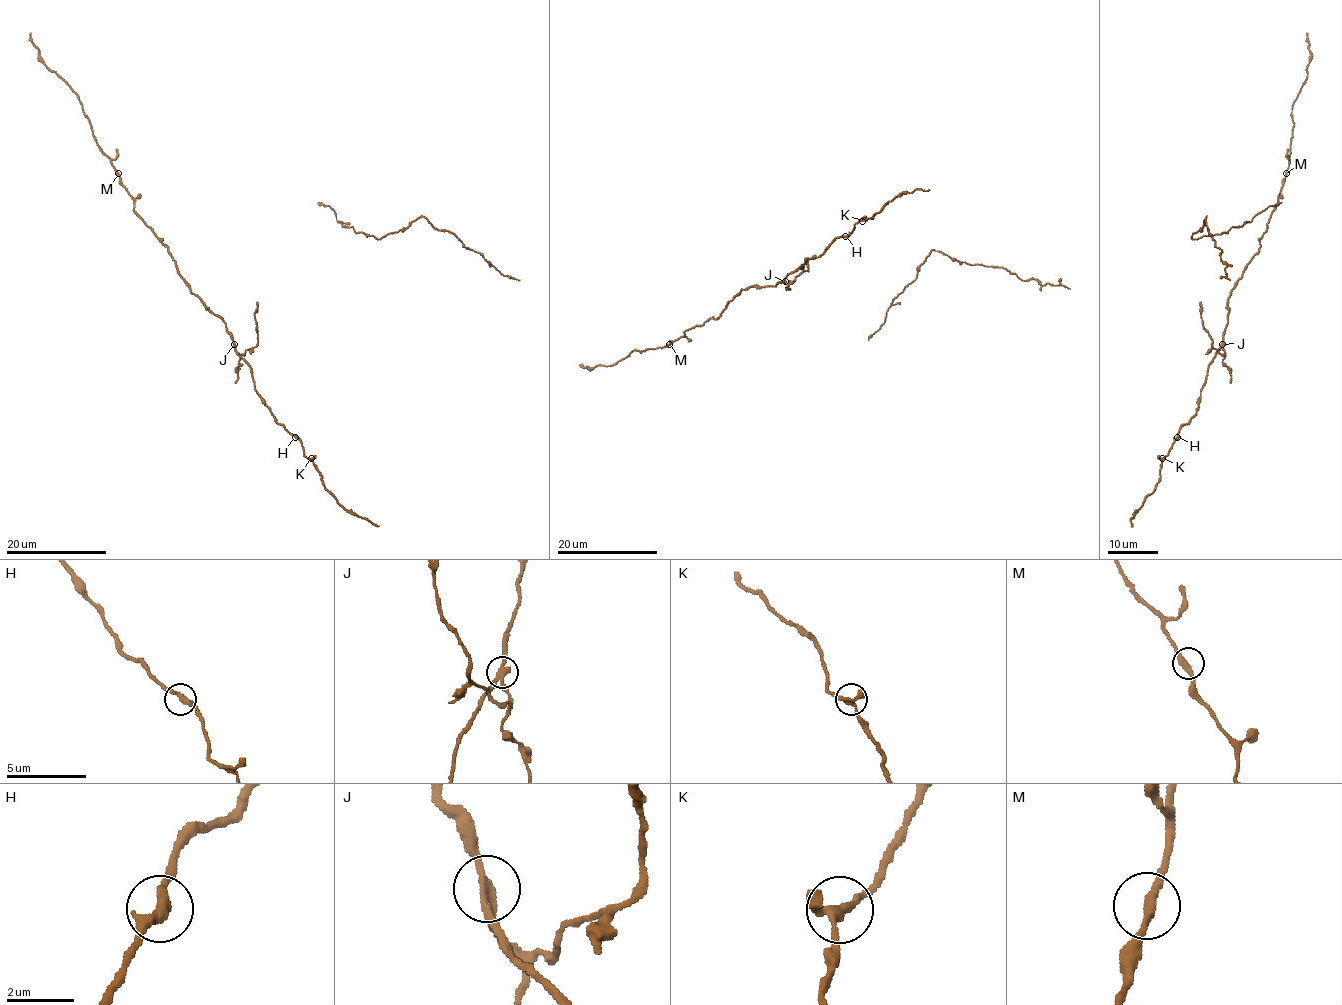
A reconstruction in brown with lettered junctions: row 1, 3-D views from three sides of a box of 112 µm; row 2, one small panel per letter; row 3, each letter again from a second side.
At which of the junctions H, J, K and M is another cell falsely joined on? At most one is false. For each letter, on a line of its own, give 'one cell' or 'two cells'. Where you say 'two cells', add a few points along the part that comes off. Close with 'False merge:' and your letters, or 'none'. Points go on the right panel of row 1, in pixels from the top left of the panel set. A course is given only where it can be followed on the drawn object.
H: one cell
J: two cells; course (1223, 345), (1224, 355), (1211, 343), (1199, 302)
K: one cell
M: one cell
False merge: J

